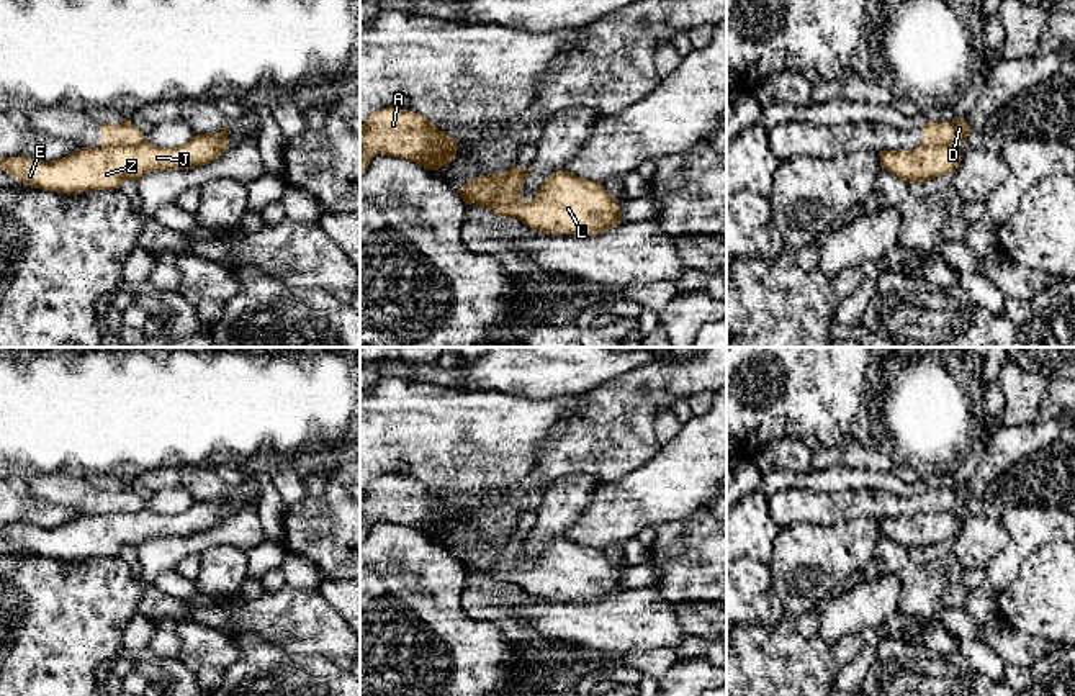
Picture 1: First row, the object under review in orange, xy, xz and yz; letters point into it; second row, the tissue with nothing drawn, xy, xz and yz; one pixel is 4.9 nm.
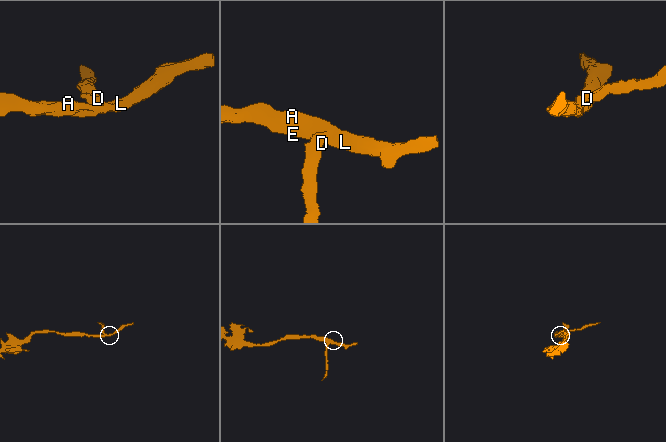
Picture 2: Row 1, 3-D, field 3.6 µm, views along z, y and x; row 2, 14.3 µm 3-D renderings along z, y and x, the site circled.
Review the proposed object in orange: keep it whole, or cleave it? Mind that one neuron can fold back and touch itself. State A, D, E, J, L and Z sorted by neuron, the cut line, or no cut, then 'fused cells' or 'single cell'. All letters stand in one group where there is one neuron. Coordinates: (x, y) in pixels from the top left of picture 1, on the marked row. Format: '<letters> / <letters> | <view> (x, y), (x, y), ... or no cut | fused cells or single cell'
A E J L Z / D | xz (463, 190), (468, 200), (481, 202), (493, 208) | fused cells

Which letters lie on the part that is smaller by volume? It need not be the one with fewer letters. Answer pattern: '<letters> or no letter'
D

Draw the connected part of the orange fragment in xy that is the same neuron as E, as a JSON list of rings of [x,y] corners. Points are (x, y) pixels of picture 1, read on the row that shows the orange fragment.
[[[229,124],[216,134],[195,134],[178,147],[157,147],[149,141],[136,146],[80,147],[44,162],[34,157],[0,157],[0,170],[29,188],[56,193],[121,188],[124,180],[137,180],[159,170],[187,170],[206,165],[229,147]]]

